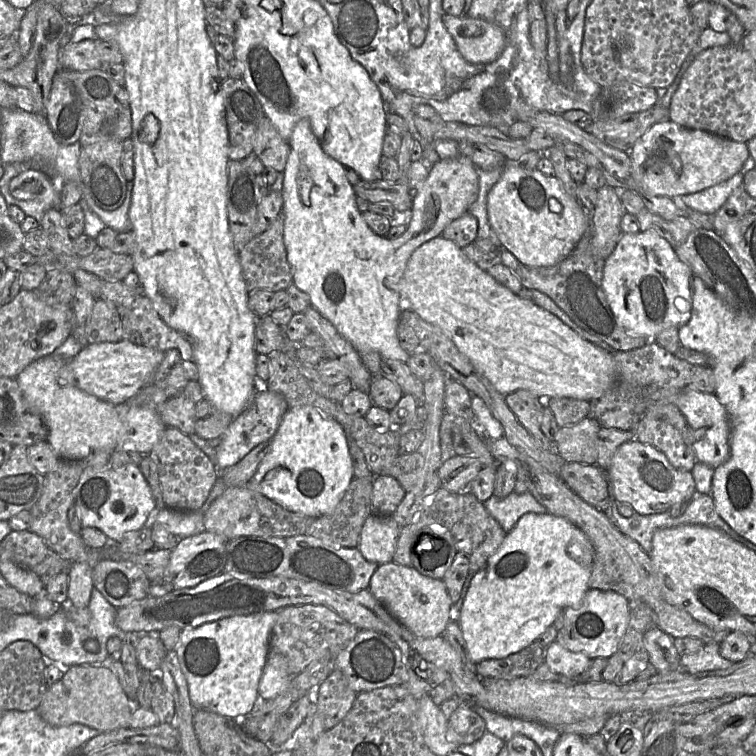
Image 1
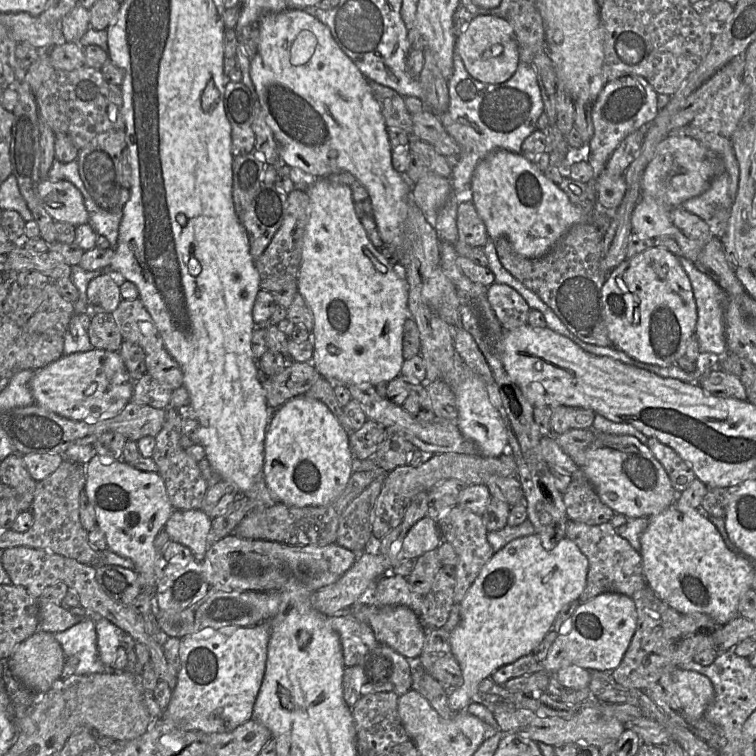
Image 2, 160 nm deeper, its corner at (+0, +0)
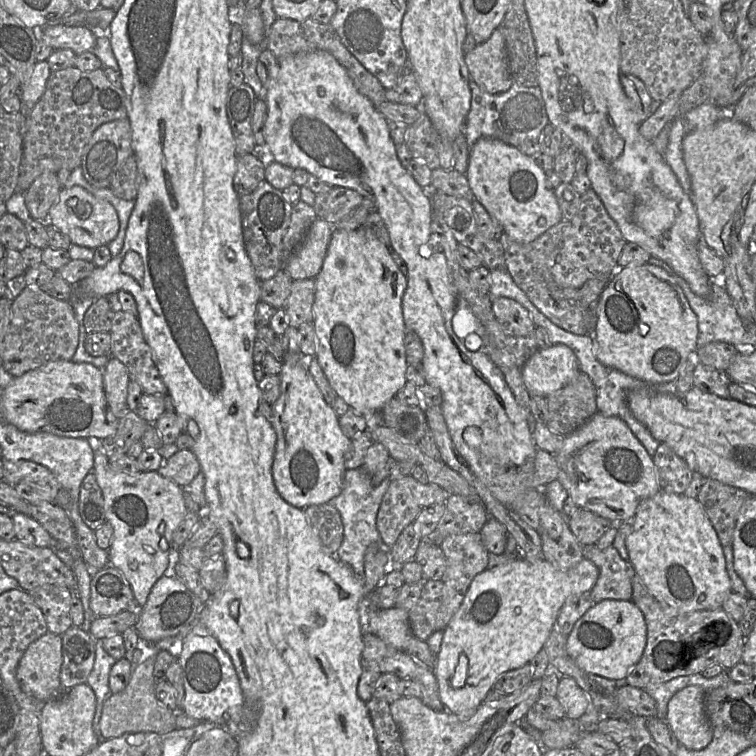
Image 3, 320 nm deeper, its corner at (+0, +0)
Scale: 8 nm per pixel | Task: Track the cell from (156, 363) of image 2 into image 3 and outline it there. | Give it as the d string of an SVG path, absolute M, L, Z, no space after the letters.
M123 310L115 312L110 335L111 355L126 366L130 379L141 386L143 393L167 394L138 317Z

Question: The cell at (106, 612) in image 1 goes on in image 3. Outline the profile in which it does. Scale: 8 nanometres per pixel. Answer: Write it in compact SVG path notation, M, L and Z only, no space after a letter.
M97 639L95 646L95 661L86 683L88 683L96 696L93 730L98 737L103 736L100 729L100 718L104 701L111 694L109 688L109 674L116 660L103 648L102 639Z

